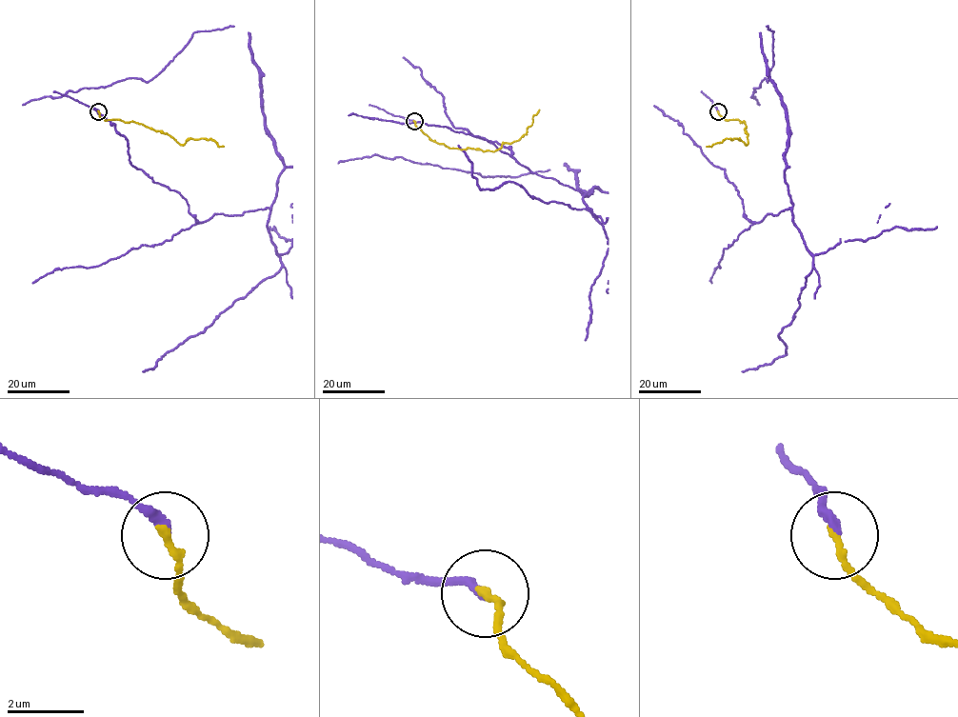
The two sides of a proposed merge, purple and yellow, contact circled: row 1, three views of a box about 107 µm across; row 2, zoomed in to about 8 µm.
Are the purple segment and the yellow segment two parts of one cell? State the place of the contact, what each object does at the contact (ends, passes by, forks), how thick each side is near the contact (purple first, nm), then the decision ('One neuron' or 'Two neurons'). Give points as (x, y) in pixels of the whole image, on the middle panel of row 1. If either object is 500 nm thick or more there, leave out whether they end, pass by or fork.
Place: (414, 121). At the ring purple ends. At the ring yellow ends. Thickness 240 nm (purple) against 190 nm. One neuron

